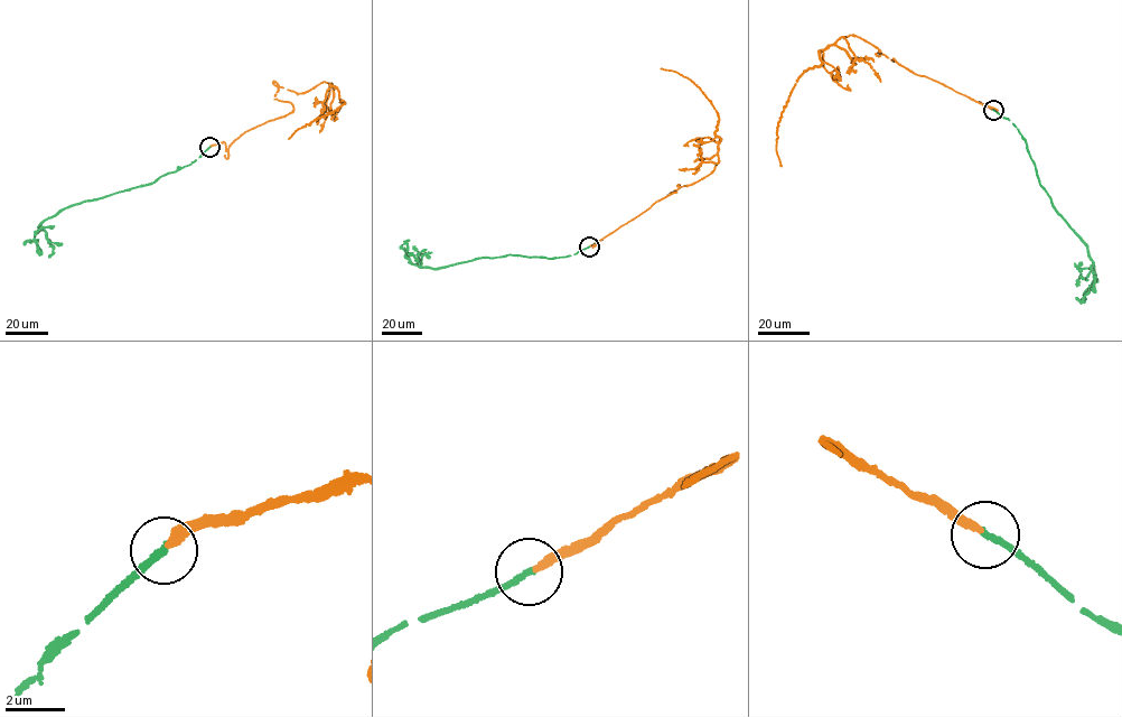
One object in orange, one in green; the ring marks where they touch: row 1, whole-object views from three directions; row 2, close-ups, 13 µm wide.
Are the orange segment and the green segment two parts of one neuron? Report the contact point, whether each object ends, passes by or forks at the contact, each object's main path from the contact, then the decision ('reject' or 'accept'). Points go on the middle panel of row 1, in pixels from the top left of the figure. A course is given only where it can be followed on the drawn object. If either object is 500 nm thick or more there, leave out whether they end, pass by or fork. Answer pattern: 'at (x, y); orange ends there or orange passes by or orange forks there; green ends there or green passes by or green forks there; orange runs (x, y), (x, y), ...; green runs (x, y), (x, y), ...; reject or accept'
at (589, 247); orange ends there; green ends there; orange runs (589, 247), (676, 192), (669, 195), (676, 186), (709, 175), (717, 164), (717, 112), (694, 83), (661, 68); green runs (588, 247), (566, 257), (510, 254), (433, 269), (411, 262), (405, 241), (409, 240); accept

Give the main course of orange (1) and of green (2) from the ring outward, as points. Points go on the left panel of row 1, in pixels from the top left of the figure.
1: (209, 147), (227, 150), (292, 112), (273, 82), (298, 94), (330, 83), (345, 103), (288, 139)
2: (209, 147), (192, 163), (153, 182), (59, 211), (39, 226), (35, 242), (40, 253), (38, 245)

